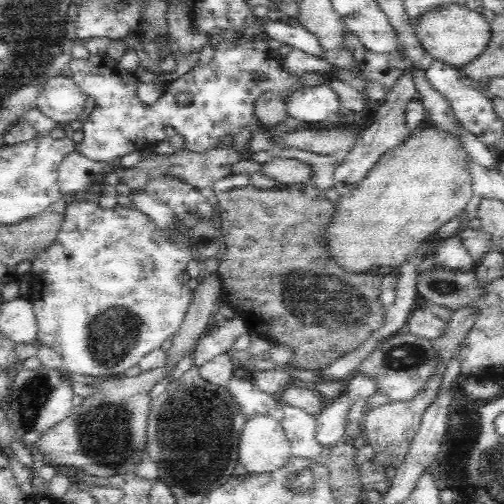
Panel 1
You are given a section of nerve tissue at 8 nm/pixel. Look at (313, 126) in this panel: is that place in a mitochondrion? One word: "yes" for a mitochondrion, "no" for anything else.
no

